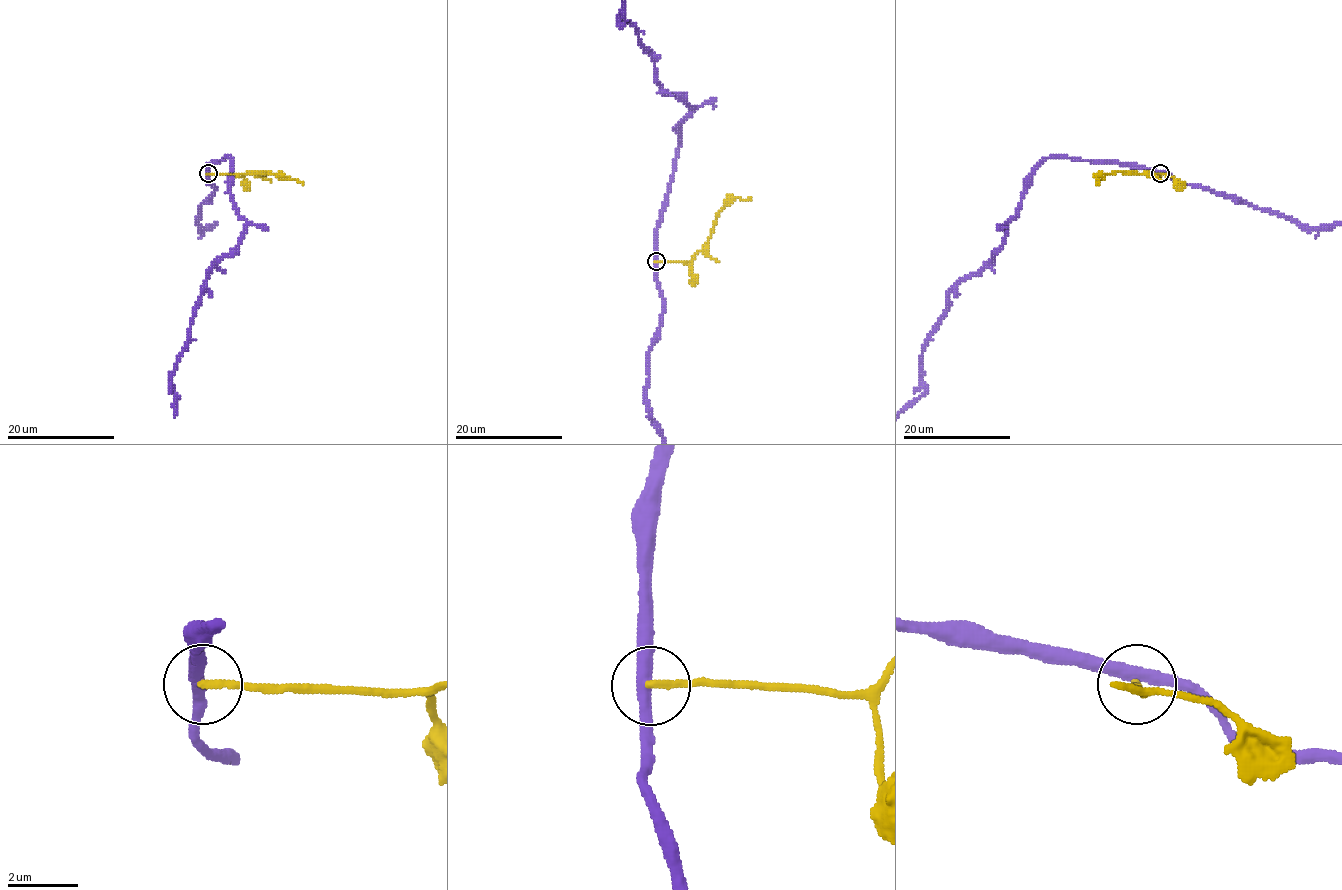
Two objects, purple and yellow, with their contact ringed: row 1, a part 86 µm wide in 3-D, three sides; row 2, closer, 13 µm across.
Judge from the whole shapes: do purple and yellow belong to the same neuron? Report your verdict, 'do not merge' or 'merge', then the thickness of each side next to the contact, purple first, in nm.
do not merge | 360/200 nm

